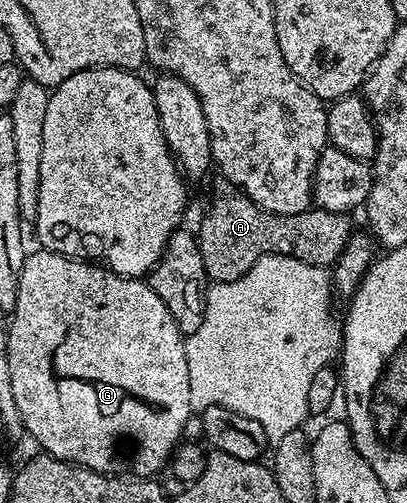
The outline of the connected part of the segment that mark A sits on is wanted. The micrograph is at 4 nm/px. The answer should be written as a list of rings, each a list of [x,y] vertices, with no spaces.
[[[216,177],[211,183],[211,196],[207,199],[207,212],[197,226],[197,238],[201,249],[201,261],[205,261],[205,273],[211,283],[228,283],[237,281],[261,257],[266,255],[284,255],[297,261],[305,261],[305,265],[330,268],[341,257],[349,237],[353,233],[350,214],[341,211],[320,211],[308,209],[292,215],[278,215],[272,211],[261,209],[241,189],[237,189],[225,178]]]

